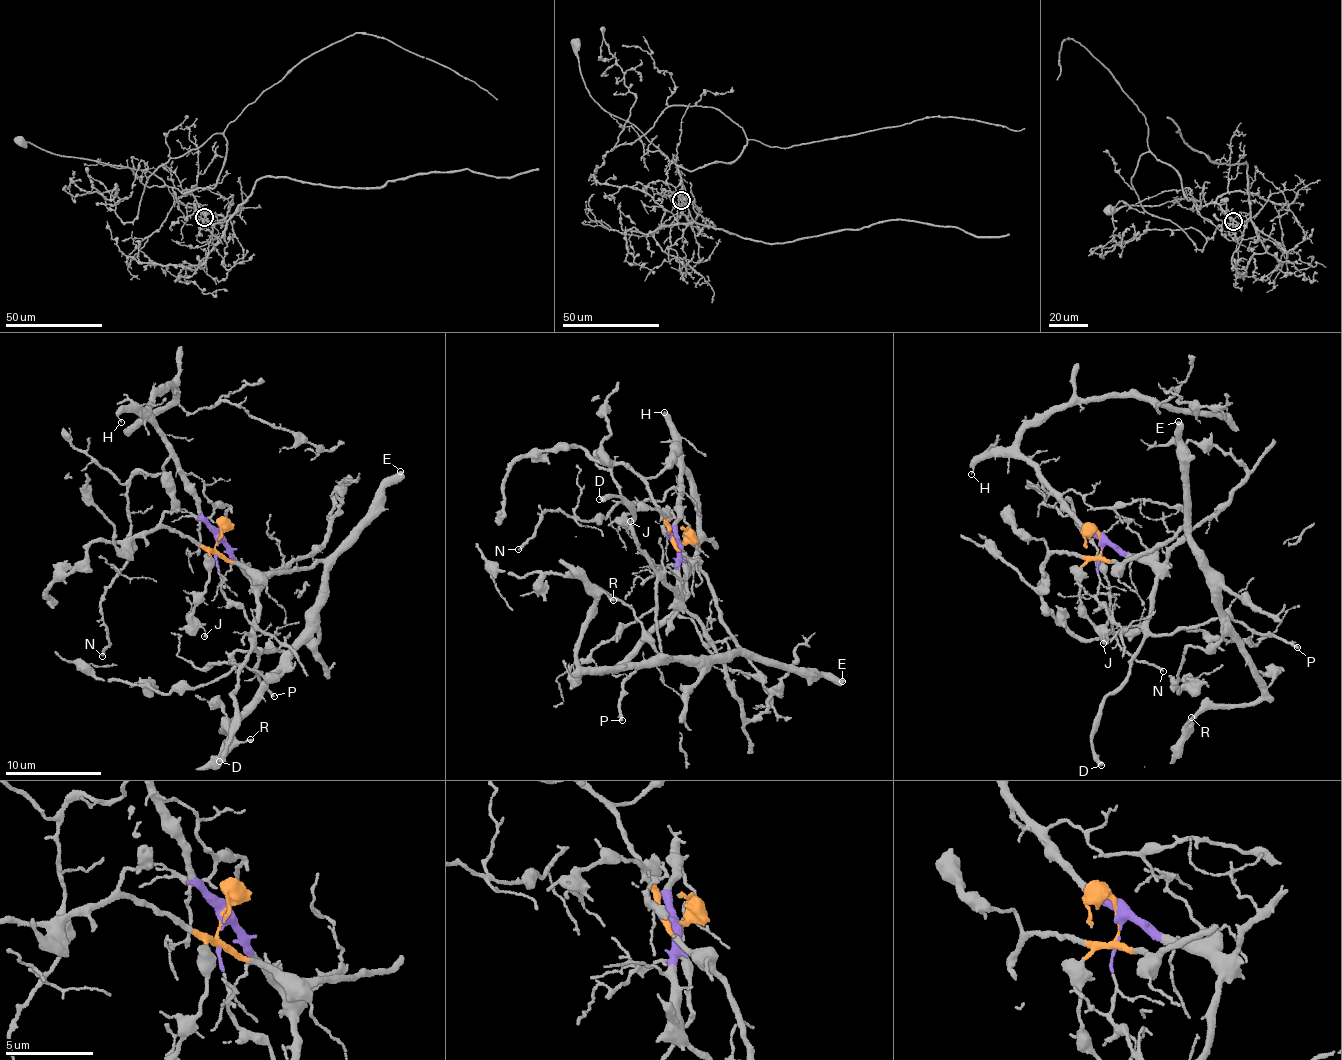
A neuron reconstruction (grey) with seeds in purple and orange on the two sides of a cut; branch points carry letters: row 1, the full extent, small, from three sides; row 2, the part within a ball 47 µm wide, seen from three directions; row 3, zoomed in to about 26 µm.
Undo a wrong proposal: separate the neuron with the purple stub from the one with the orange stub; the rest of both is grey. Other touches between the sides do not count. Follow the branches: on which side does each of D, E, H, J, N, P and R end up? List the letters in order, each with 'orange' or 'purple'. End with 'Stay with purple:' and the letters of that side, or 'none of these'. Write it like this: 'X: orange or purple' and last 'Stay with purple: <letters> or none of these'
D: purple
E: orange
H: purple
J: orange
N: purple
P: purple
R: orange
Stay with purple: D, H, N, P

